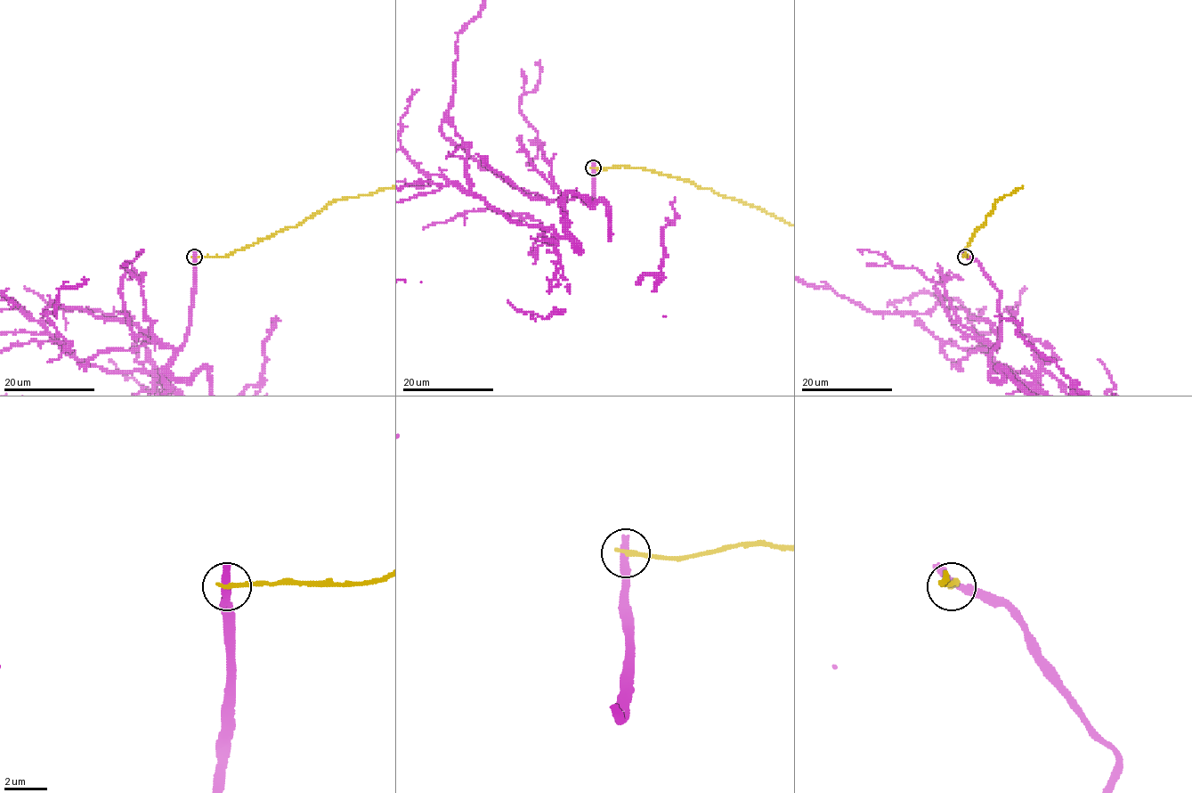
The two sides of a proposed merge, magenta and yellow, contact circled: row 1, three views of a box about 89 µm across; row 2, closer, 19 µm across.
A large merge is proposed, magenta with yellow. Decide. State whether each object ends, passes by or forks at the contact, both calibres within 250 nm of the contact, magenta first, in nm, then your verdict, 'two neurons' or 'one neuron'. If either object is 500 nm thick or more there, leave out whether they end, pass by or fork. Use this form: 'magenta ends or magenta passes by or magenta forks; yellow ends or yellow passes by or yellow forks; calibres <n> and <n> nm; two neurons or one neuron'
magenta ends; yellow ends; calibres 440 and 240 nm; two neurons

